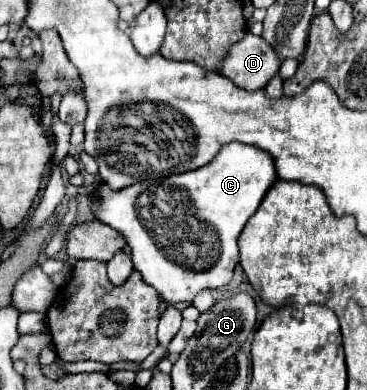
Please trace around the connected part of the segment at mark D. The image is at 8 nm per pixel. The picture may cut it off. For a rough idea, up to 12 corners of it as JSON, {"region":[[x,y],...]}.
{"region":[[247,32],[227,50],[219,72],[245,90],[265,88],[281,60]]}

